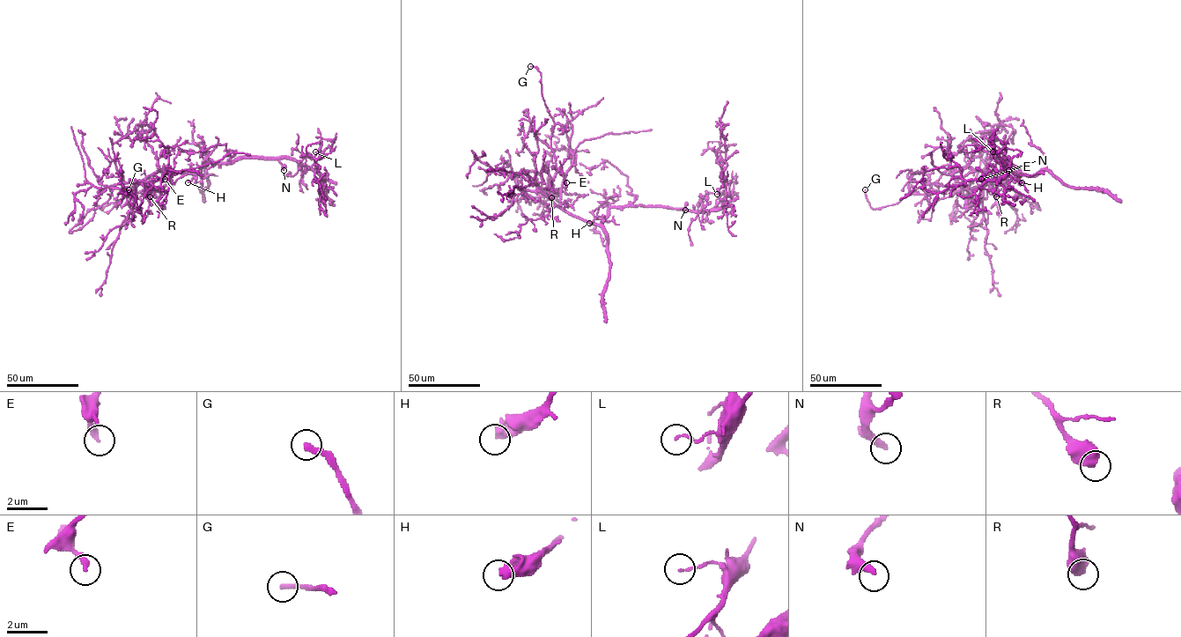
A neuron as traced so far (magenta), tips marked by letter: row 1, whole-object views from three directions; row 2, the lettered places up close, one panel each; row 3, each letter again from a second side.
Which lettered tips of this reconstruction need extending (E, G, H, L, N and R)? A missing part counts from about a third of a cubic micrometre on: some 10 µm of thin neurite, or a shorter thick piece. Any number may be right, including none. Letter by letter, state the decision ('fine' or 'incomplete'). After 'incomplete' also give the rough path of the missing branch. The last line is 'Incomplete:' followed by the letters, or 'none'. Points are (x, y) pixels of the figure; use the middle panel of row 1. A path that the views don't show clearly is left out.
E: fine
G: incomplete
H: incomplete
L: fine
N: incomplete
R: fine
Incomplete: G, H, N

